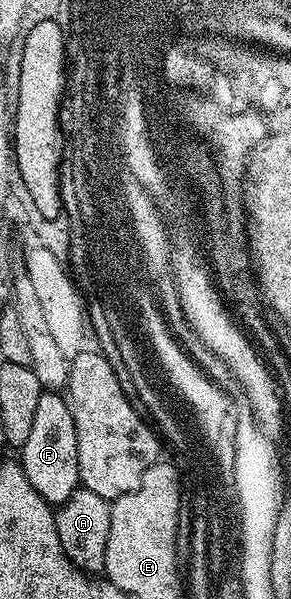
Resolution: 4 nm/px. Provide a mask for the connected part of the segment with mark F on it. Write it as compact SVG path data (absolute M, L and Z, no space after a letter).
M43 391L39 395L39 404L35 406L35 420L27 443L19 446L19 464L22 471L31 479L31 485L43 495L43 499L56 507L61 505L78 488L79 451L75 435L75 419L71 415L68 400L60 392Z

